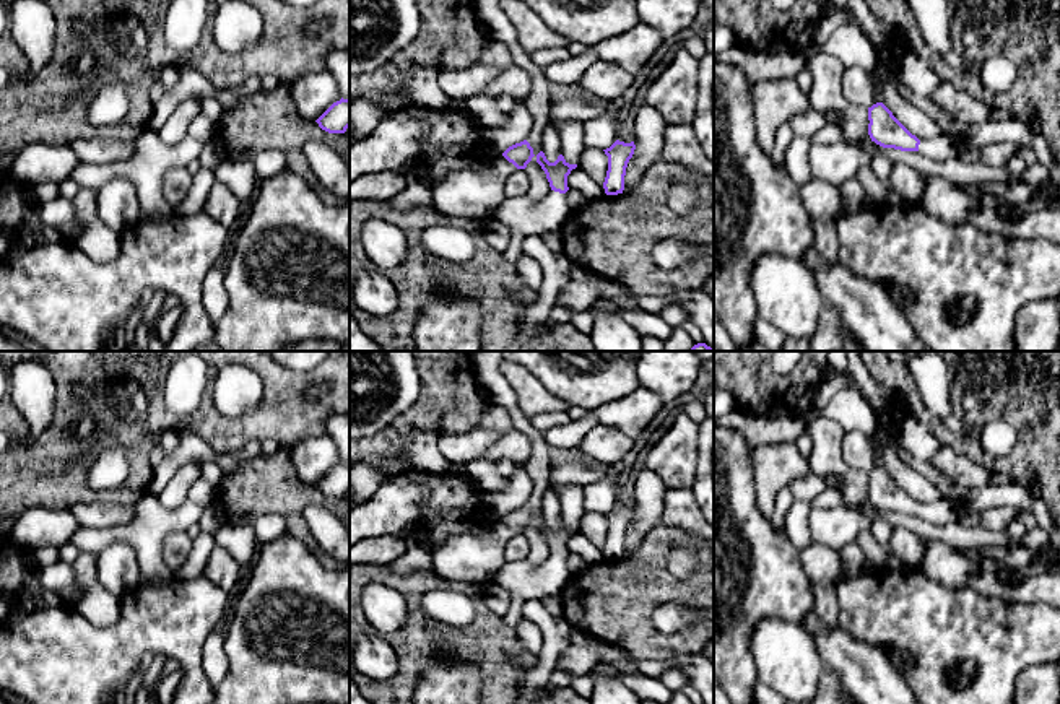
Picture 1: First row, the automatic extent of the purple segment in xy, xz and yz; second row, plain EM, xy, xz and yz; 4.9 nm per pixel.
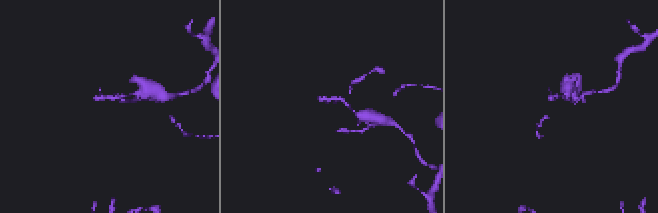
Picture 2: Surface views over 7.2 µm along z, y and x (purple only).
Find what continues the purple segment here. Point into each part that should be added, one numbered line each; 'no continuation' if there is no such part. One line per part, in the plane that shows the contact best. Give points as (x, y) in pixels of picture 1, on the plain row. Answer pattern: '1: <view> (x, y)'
1: xz (521, 579)

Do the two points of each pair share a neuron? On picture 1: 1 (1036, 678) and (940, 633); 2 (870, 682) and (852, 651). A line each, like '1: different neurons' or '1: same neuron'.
1: different neurons
2: same neuron

